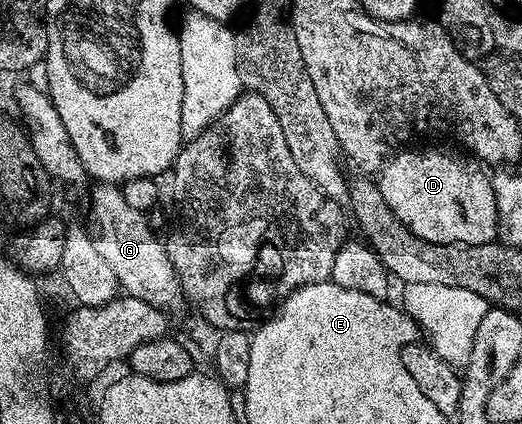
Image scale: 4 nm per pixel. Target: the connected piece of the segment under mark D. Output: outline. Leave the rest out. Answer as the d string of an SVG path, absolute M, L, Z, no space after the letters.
M412 149L397 151L378 175L382 197L401 225L431 243L482 245L493 242L497 234L491 178L484 176L479 171L481 168L463 154L408 150Z

